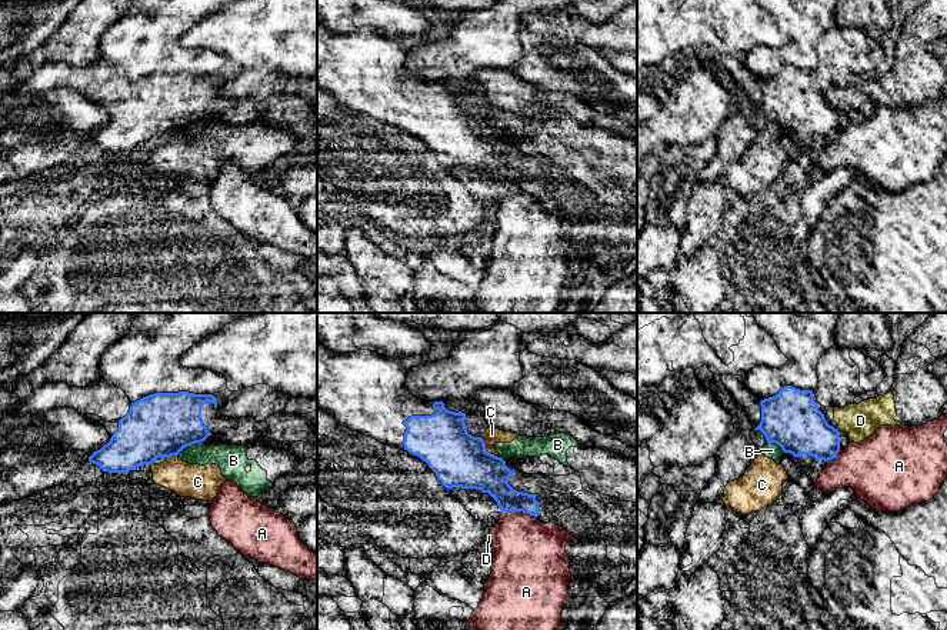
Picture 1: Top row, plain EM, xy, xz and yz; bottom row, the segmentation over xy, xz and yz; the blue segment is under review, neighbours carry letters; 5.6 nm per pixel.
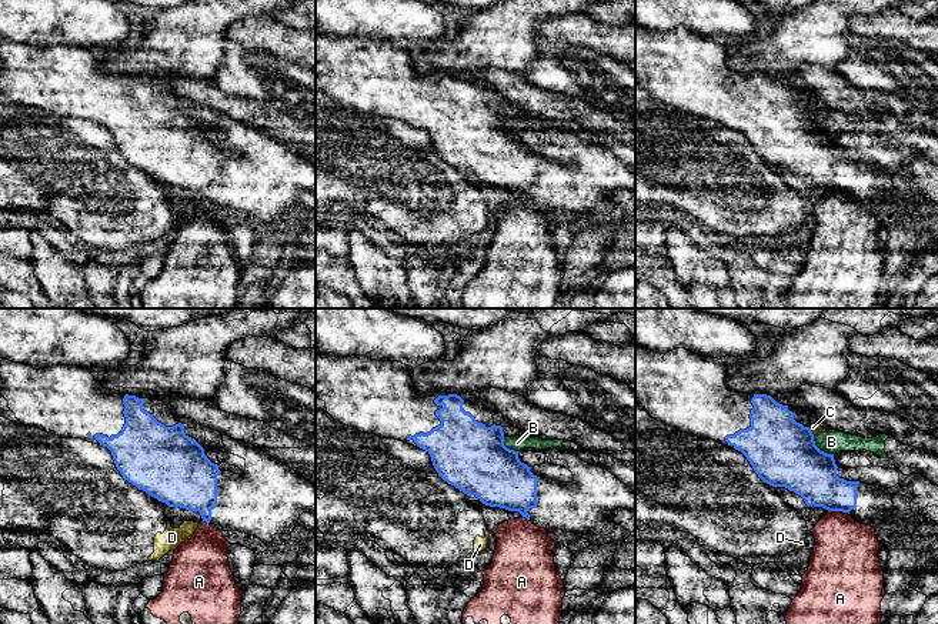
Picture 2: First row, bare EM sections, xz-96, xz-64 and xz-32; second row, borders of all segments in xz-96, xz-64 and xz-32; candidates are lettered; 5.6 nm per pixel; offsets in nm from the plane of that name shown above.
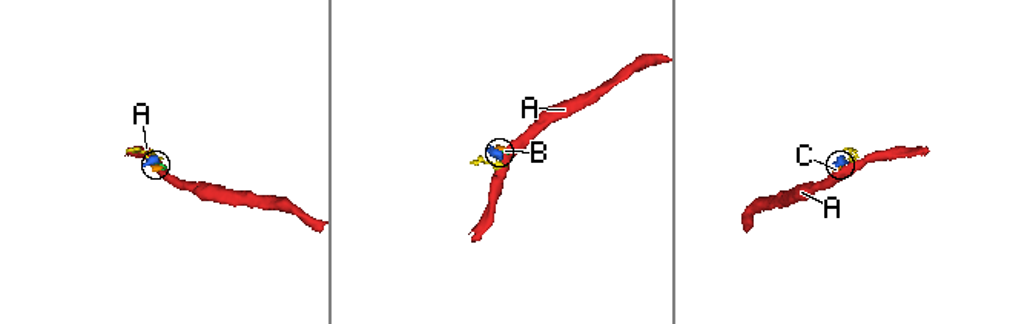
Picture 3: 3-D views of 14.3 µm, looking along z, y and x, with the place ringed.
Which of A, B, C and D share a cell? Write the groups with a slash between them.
A / B C / D

